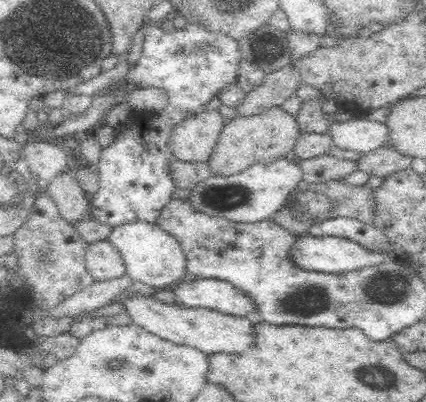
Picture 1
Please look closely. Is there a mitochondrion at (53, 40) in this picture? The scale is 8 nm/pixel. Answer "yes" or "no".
yes

